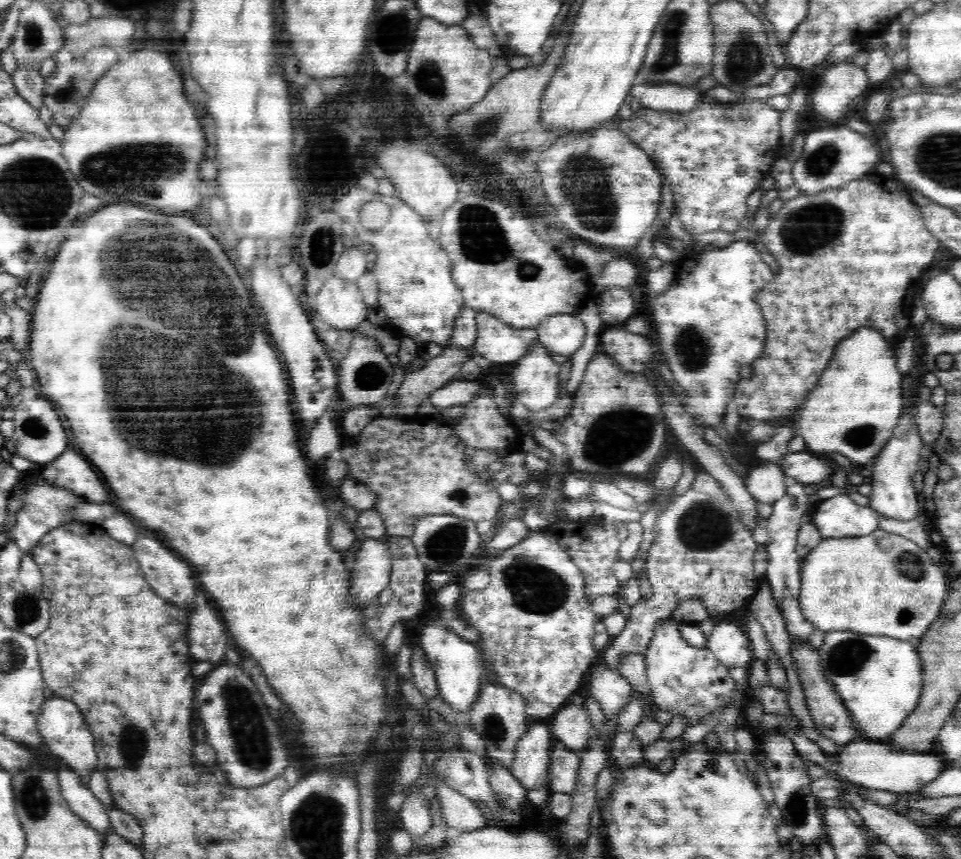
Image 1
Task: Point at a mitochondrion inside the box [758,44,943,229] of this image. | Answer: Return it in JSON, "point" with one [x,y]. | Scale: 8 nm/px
{"point":[822,162]}

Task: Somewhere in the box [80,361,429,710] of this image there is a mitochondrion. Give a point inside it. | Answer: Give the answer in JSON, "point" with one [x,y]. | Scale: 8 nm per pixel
{"point":[177,434]}

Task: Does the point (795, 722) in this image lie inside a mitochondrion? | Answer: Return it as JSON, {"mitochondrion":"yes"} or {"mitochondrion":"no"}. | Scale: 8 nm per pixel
{"mitochondrion":"no"}

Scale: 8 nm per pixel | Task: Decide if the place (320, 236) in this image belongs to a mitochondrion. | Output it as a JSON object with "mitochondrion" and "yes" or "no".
{"mitochondrion":"yes"}

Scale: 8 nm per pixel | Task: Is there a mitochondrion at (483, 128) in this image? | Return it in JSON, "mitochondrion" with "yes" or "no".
{"mitochondrion":"yes"}

